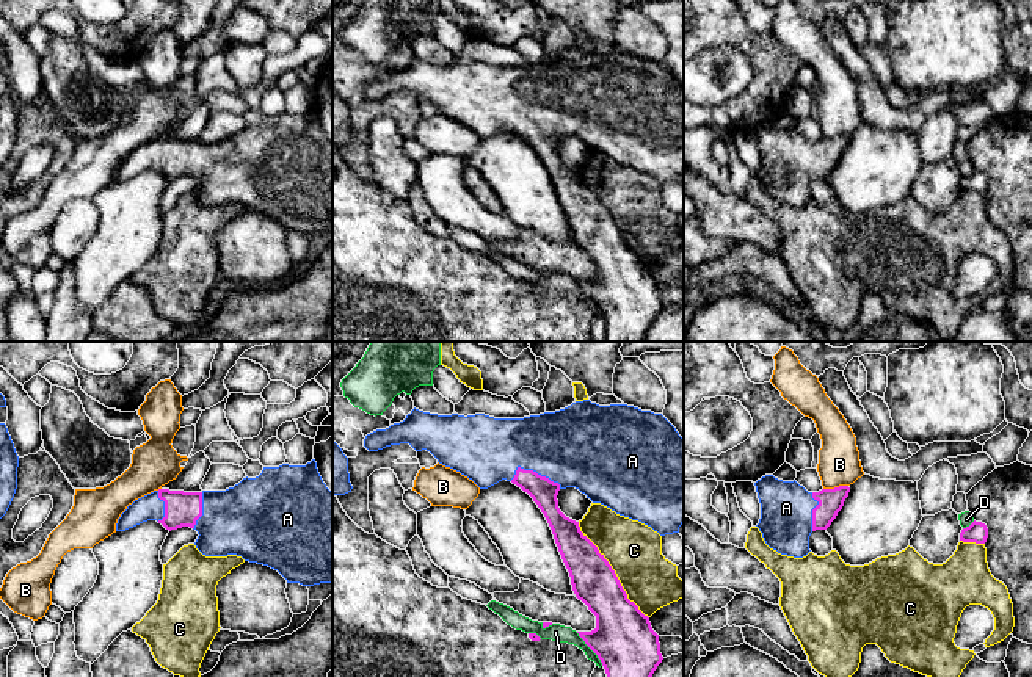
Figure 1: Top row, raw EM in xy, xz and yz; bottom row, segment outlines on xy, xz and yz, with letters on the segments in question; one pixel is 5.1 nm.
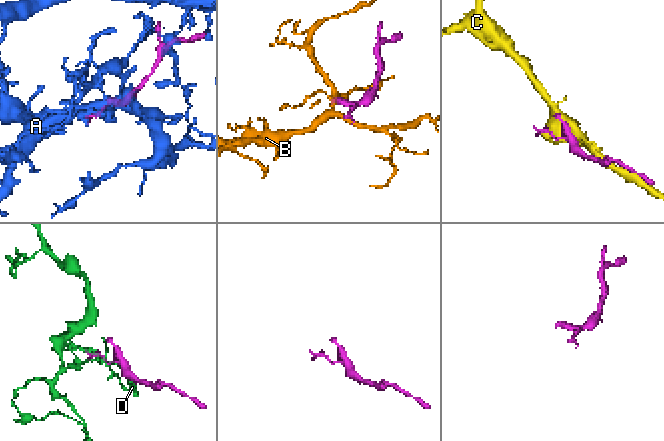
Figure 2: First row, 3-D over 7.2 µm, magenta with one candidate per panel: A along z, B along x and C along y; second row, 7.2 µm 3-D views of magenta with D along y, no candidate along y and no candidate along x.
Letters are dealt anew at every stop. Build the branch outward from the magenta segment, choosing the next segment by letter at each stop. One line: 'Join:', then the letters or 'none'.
Join: A

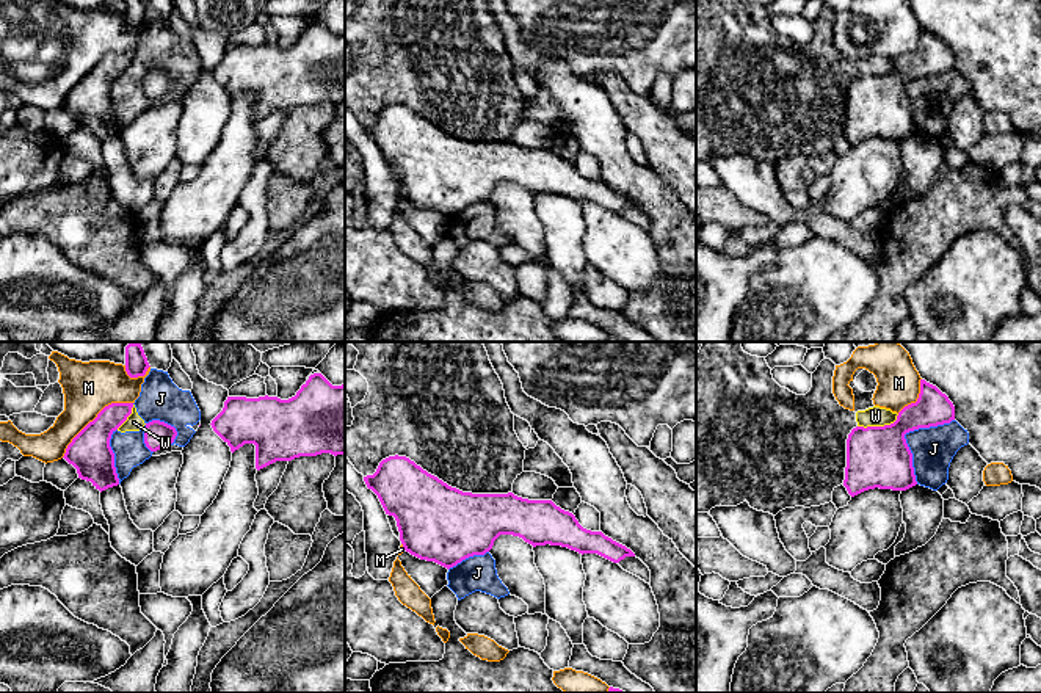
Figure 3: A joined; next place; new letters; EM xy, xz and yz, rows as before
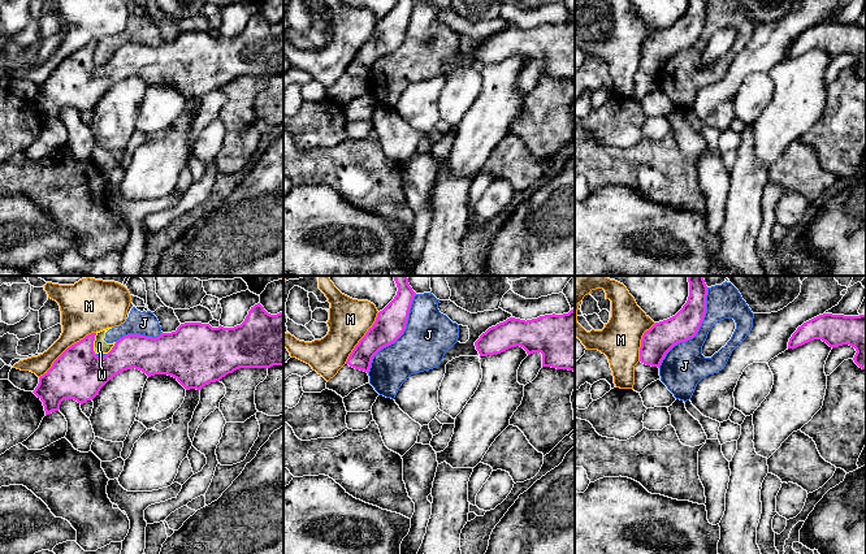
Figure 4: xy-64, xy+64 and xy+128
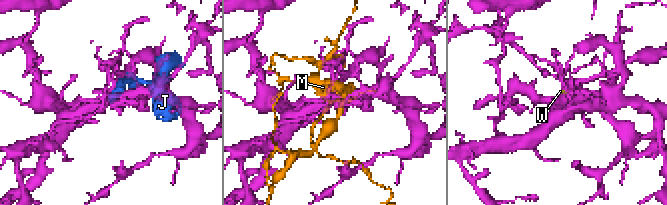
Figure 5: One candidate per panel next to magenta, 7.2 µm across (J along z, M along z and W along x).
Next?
Join: none

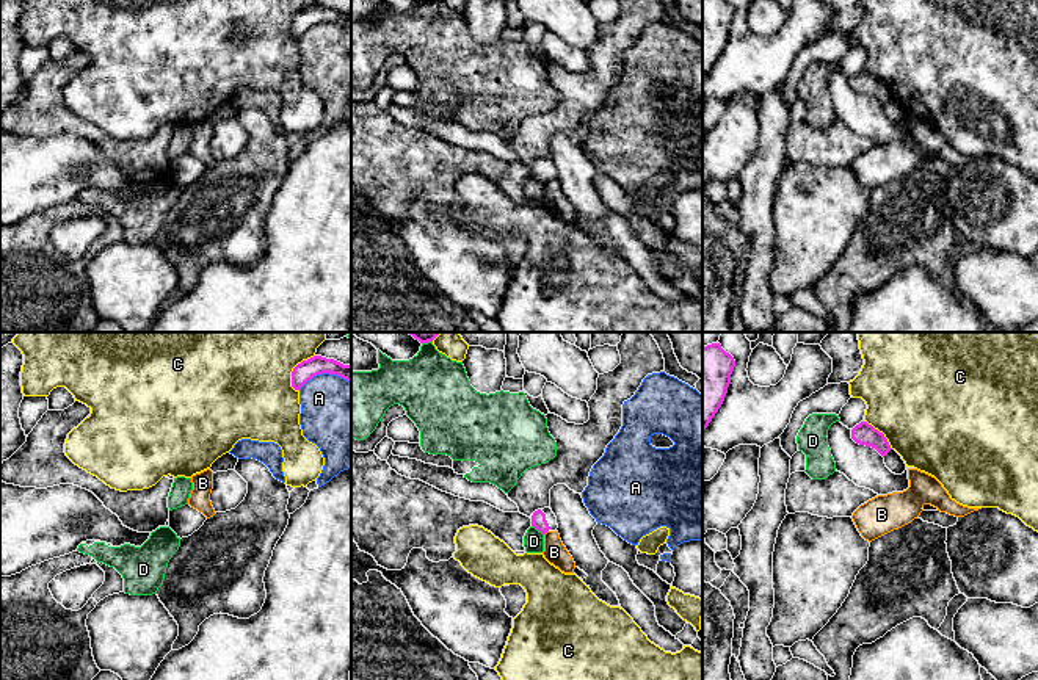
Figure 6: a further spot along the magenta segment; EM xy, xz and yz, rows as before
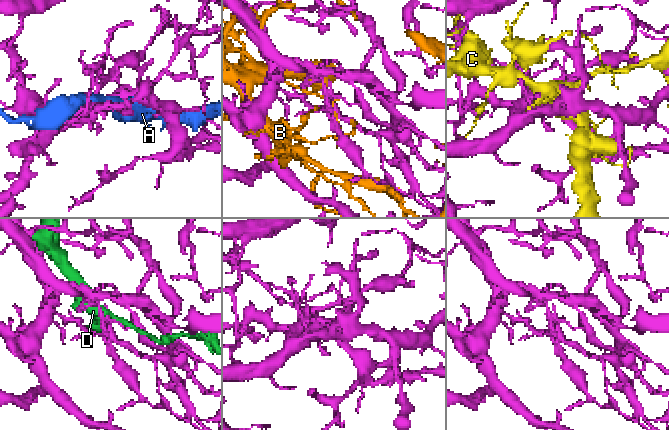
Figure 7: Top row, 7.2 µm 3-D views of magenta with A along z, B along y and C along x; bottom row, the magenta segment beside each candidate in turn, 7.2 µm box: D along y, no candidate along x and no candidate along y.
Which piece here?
Join: none

